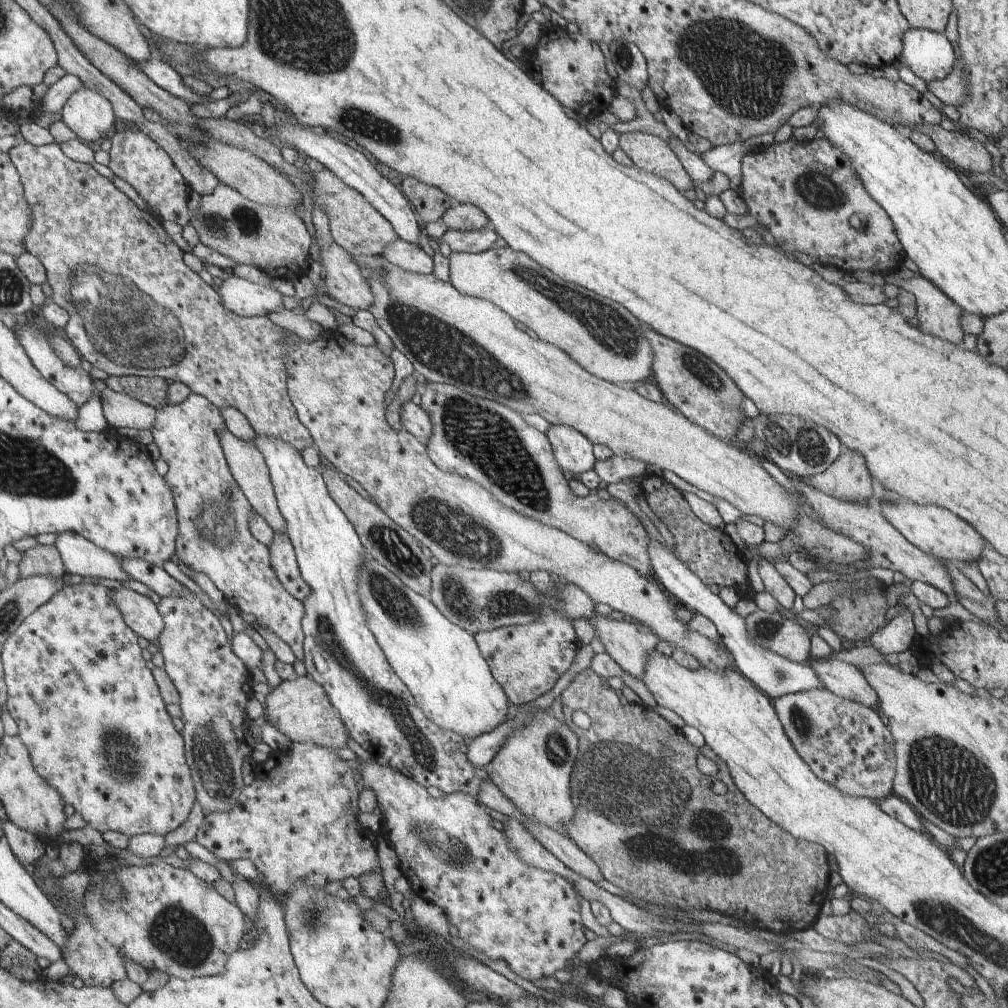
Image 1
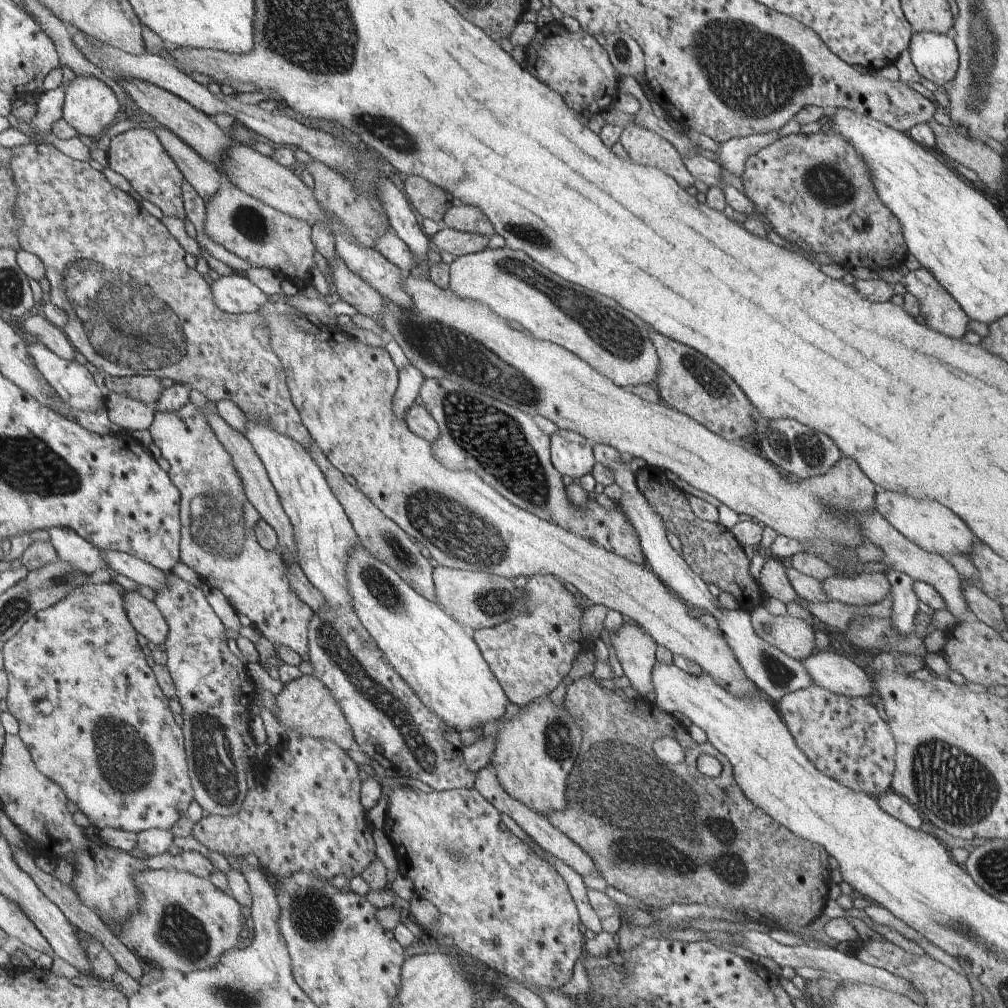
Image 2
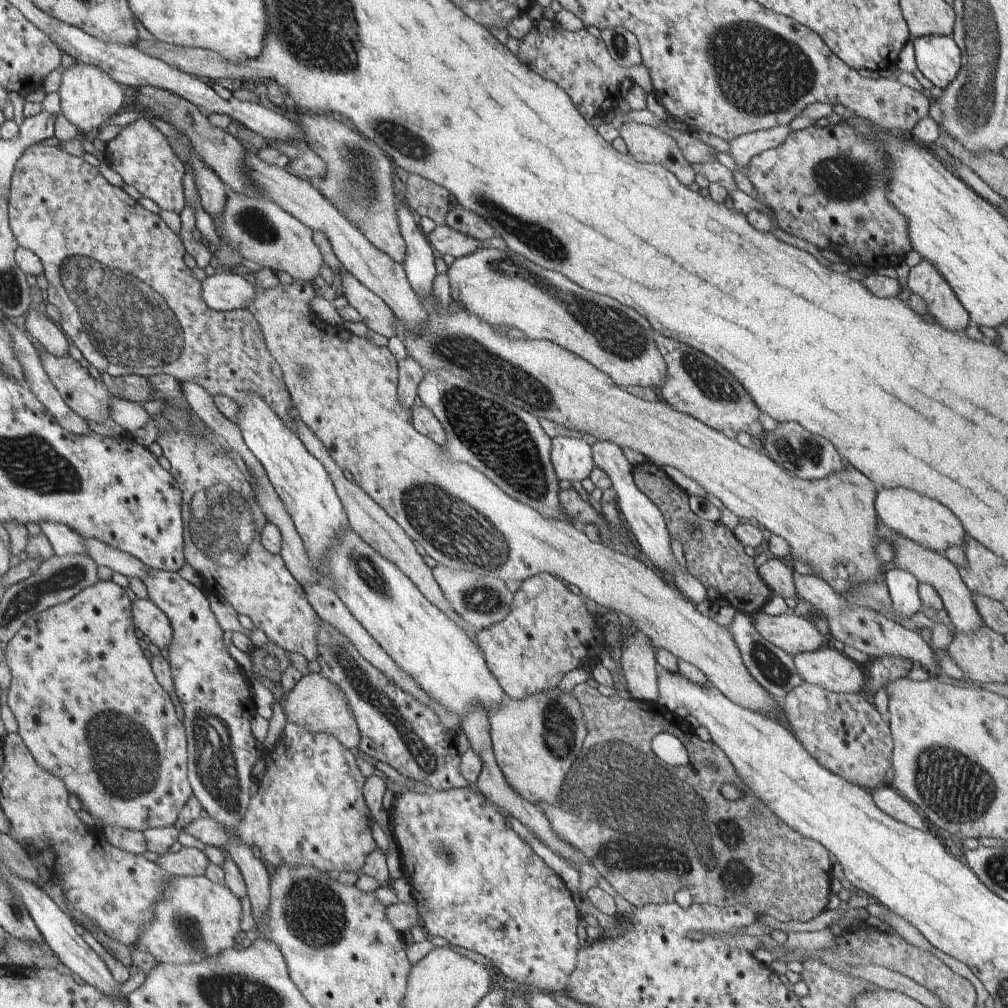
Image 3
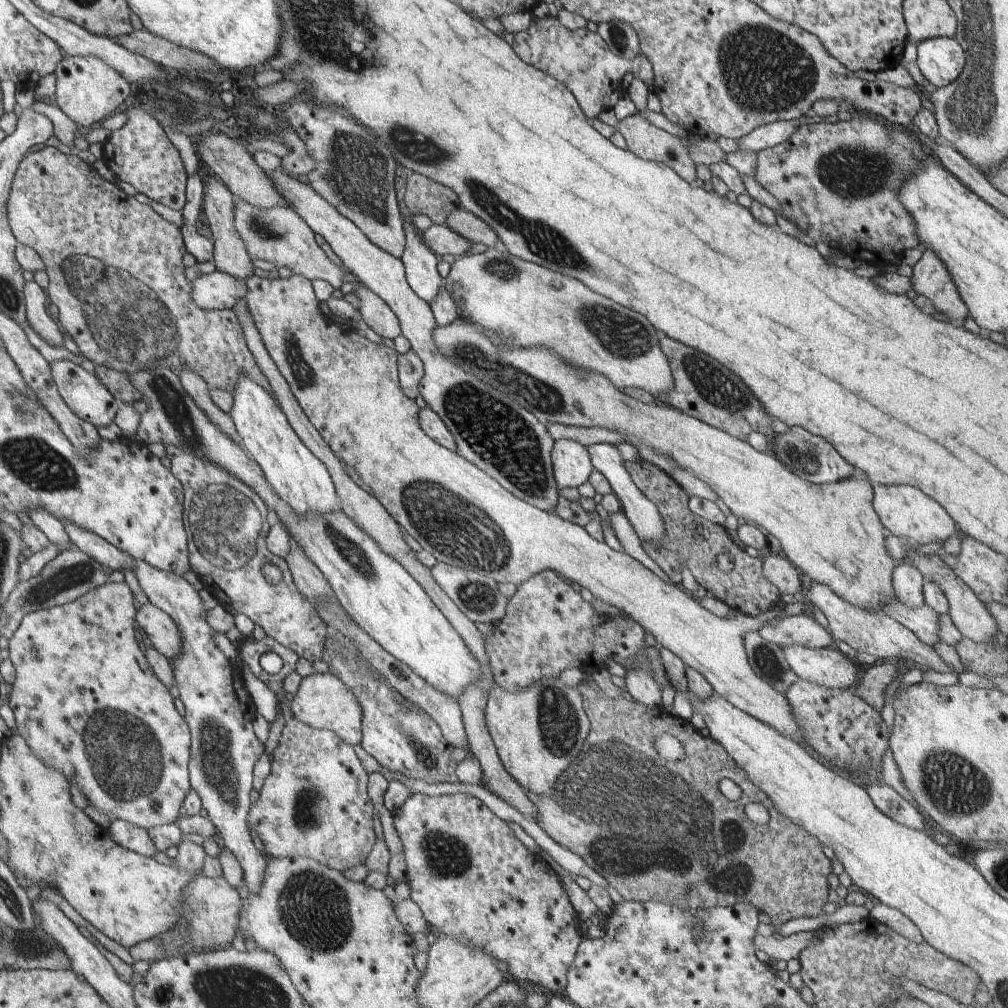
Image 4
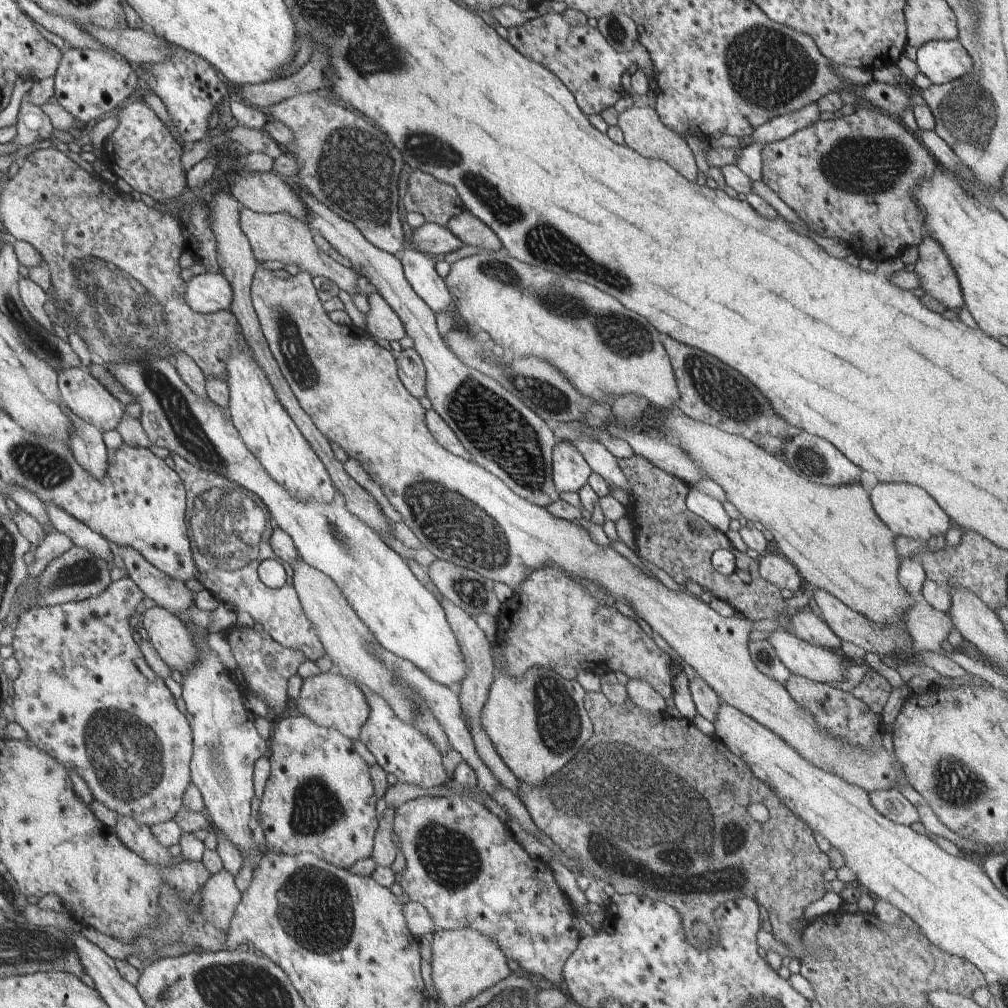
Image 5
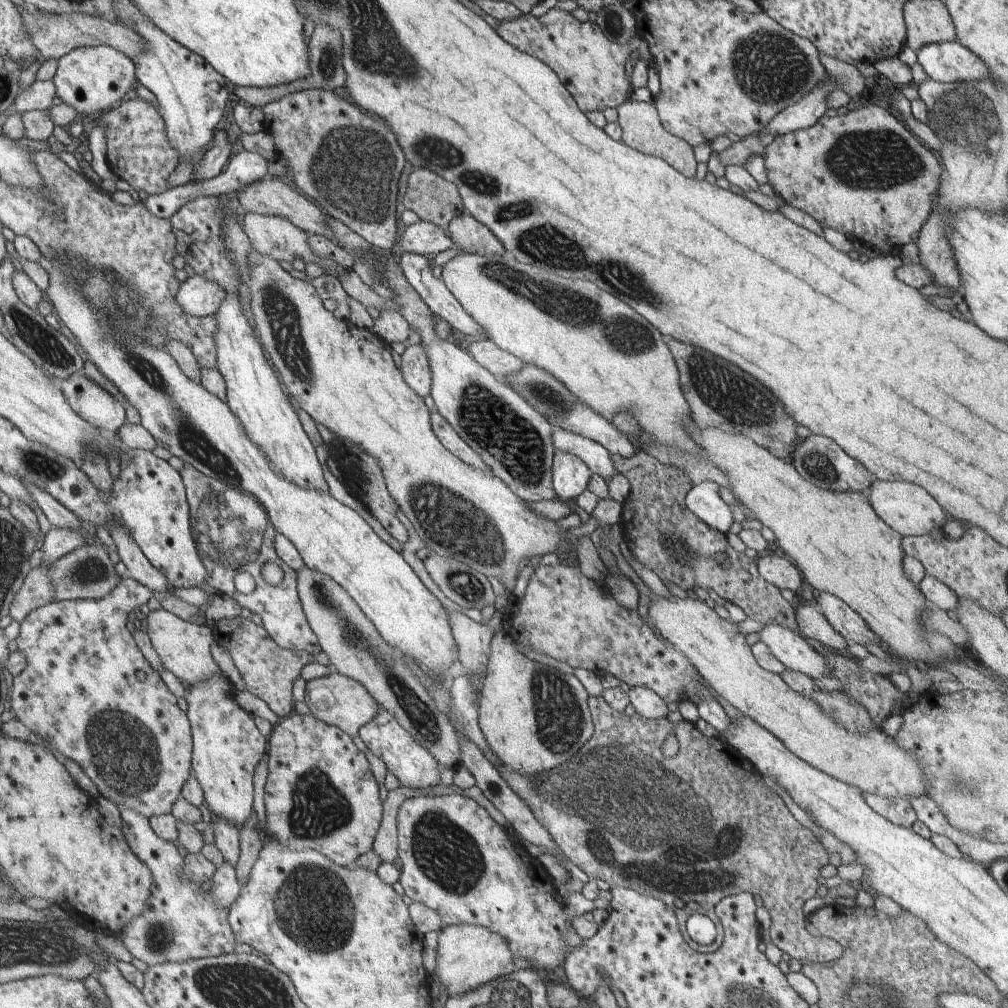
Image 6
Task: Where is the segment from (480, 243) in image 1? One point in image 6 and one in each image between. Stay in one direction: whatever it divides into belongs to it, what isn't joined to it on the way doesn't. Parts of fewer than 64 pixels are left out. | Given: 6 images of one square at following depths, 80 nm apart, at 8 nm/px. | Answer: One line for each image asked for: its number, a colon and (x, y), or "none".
2: (458, 243)
3: (445, 240)
4: (440, 239)
5: (430, 238)
6: (424, 238)

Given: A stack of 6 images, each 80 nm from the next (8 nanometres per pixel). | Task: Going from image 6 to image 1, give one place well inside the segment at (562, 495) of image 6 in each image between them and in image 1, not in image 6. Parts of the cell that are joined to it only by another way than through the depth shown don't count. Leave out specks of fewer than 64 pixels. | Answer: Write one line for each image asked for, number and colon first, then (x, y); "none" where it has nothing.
1: (573, 451)
2: (571, 454)
3: (572, 458)
4: (572, 467)
5: (571, 473)

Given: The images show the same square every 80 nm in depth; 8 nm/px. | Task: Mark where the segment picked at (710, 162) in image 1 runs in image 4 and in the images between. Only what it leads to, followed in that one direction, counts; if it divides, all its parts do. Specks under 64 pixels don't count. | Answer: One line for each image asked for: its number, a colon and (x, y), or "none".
2: (732, 154)
3: (742, 149)
4: (767, 136)

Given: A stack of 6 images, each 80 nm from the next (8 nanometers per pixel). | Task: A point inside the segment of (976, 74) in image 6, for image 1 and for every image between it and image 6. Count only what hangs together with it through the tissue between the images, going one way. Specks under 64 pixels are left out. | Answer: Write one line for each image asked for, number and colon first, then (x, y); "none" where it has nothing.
1: (929, 54)
2: (935, 56)
3: (938, 57)
4: (941, 60)
5: (942, 61)

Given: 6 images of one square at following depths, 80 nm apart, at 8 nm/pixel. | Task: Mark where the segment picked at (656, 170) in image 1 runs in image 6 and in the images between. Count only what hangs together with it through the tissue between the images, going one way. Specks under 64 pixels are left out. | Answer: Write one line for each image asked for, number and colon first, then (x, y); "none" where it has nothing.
2: (645, 147)
3: (647, 144)
4: (647, 141)
5: (643, 131)
6: (642, 129)

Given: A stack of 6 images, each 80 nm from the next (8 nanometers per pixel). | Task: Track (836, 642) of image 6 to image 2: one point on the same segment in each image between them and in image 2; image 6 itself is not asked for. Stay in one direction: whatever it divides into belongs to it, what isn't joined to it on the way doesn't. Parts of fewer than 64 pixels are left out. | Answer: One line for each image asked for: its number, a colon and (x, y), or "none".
2: (795, 637)
3: (792, 633)
4: (803, 629)
5: (805, 625)

